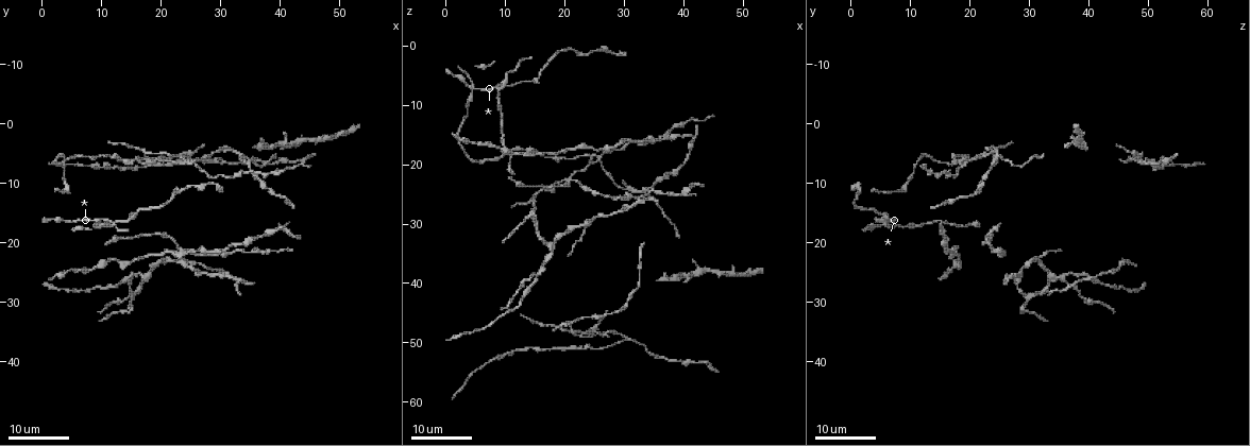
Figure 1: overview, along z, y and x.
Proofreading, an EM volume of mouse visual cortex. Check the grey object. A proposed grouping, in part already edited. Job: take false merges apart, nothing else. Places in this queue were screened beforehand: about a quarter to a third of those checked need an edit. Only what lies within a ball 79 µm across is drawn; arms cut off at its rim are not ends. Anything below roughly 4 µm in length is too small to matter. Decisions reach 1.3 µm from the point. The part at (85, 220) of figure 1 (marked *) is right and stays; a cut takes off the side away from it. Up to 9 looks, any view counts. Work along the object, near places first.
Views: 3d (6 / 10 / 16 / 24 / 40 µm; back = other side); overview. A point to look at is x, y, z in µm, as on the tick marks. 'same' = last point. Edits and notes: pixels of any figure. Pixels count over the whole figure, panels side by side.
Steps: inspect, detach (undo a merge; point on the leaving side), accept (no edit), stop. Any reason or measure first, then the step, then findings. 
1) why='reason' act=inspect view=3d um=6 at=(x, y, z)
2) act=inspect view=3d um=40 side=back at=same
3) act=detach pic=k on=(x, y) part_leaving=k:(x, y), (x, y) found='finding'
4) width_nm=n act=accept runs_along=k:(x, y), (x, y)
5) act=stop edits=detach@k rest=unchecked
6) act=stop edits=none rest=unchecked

why='calibre changes' act=inspect view=3d um=24 at=(32.5, 5.0, 24.0)

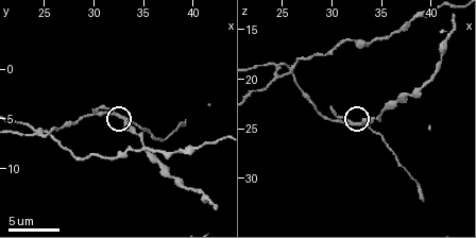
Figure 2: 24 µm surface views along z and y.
why='zoom in' act=inspect view=3d um=6 at=(32.8, 4.6, 24.6)

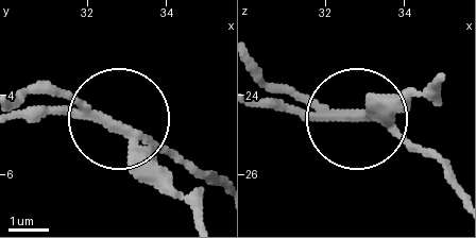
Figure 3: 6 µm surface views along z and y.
act=detach pic=3 on=(166, 147) part_leaving=3:(125, 124), (220, 182) found='two cells meet here'

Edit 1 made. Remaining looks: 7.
act=inspect view=overview

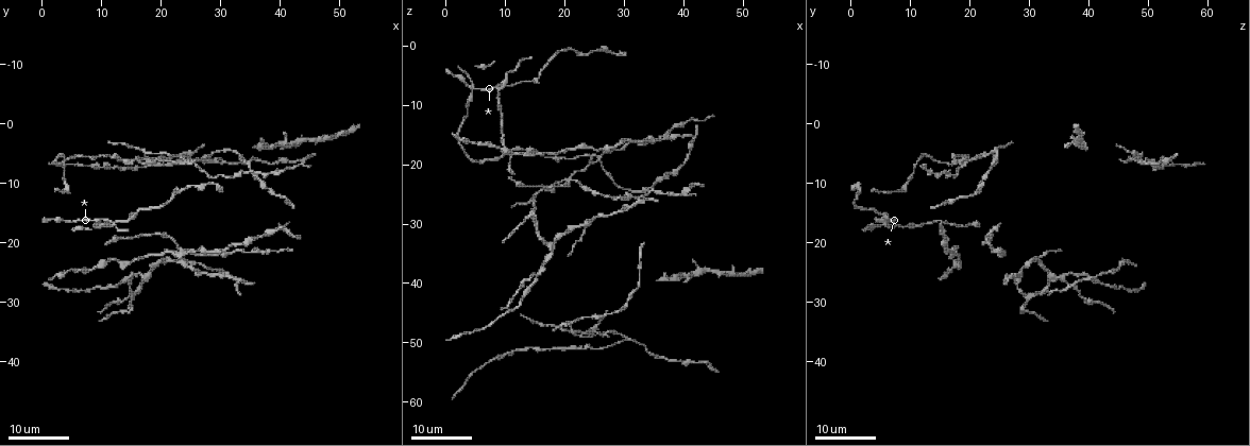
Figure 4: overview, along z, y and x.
why='three arms meet' act=inspect view=3d um=24 at=(30.5, 6.5, 49.5)

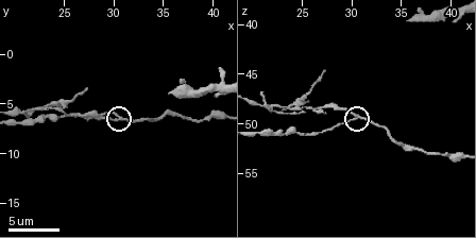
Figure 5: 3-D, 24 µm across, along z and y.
act=inspect view=3d um=10 at=(30.8, 6.4, 49.2)

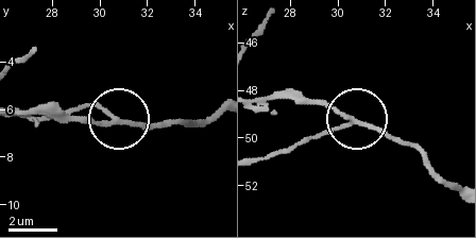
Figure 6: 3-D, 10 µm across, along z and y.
width_nm=160 act=accept runs_along=6:(260, 159), (352, 122), (410, 145) found='one cell here'

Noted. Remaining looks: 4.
why='arms run side by side' act=inspect view=3d um=10 at=(24.4, 5.0, 48.0)

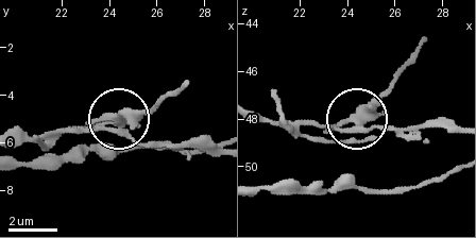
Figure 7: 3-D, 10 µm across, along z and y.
act=accept runs_along=7:(217, 155), (150, 149), (132, 140), (123, 120), (160, 102) found='all the same cell'

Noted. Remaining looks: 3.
act=inspect view=3d um=16 at=(17.5, 26.5, 34.0)

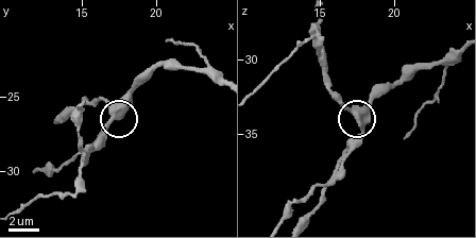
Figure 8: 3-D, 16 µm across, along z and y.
act=inspect view=3d um=10 at=(17.6, 26.2, 34.0)

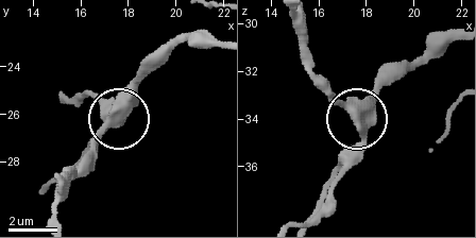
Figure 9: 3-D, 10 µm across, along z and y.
width_nm=380 act=accept found='all the same cell'

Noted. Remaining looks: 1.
why='four or more arms meet' act=inspect view=3d um=10 at=(24.8, 6.4, 18.8)

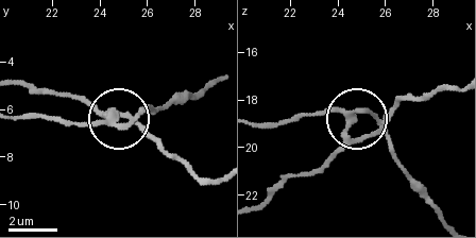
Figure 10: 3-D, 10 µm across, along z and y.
arms=4 act=detach pic=10 on=(146, 135) found='two cells meet here'

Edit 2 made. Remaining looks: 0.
act=stop edits=detach@3,detach@10 rest=unchecked

